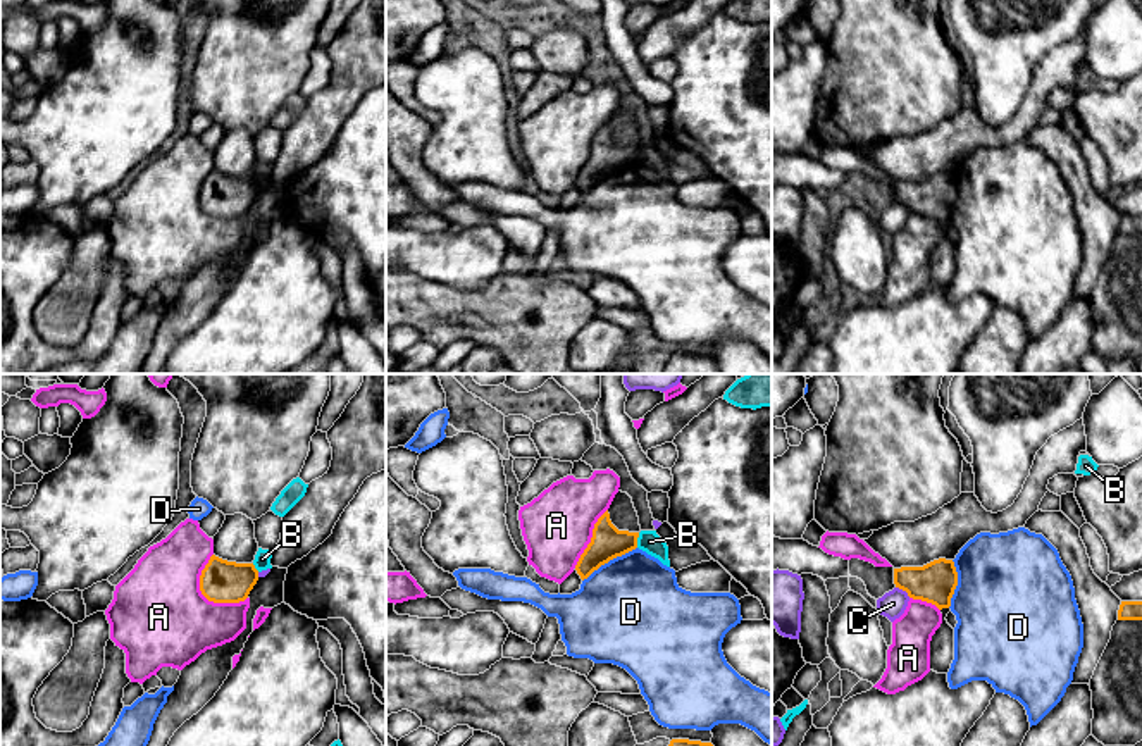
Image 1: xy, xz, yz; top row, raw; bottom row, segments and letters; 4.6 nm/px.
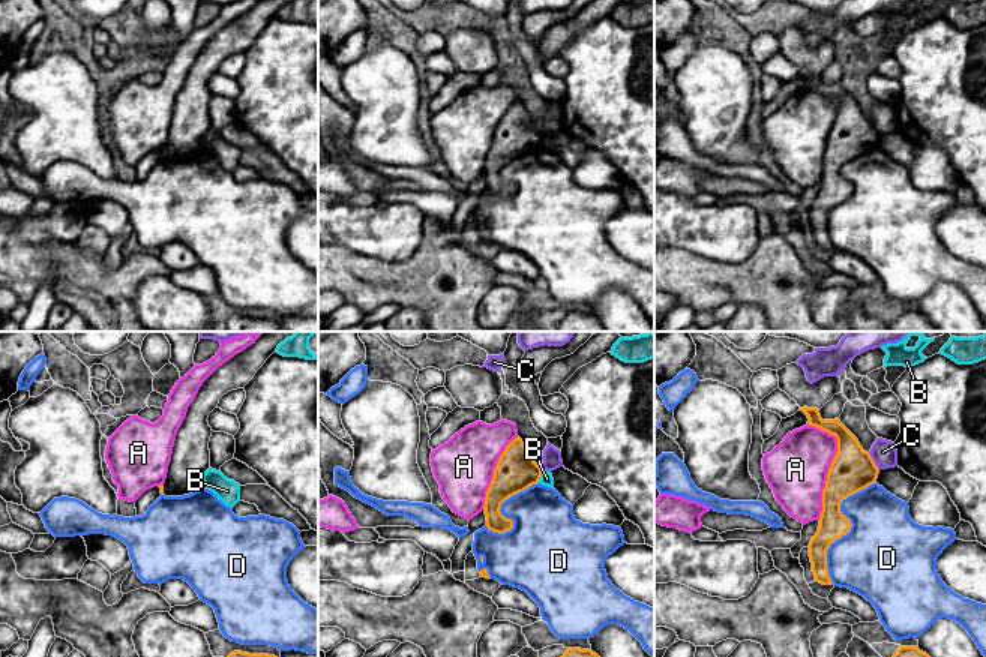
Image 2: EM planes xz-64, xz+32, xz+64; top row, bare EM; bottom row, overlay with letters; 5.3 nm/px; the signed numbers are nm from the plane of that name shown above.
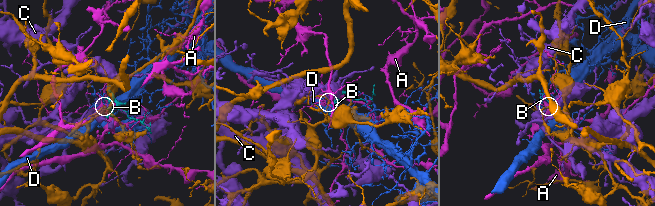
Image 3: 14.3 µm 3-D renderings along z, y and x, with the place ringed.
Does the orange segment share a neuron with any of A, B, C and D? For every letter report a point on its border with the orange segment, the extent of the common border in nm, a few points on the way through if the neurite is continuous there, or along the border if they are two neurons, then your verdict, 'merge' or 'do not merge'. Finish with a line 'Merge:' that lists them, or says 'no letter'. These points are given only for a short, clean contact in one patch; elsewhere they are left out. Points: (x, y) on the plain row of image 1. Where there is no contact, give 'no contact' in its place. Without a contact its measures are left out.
A: xy (204, 209) | 280 nm | do not merge
B: xz (636, 154) | 70 nm | along xz (639, 147), (636, 161) | do not merge
C: yz (903, 204) | 90 nm | do not merge
D: xz (608, 174) | 300 nm | do not merge
Merge: no letter

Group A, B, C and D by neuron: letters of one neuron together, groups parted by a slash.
A / B / C / D

